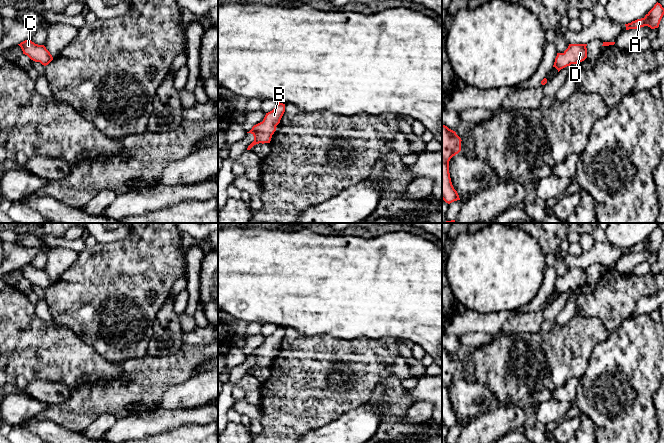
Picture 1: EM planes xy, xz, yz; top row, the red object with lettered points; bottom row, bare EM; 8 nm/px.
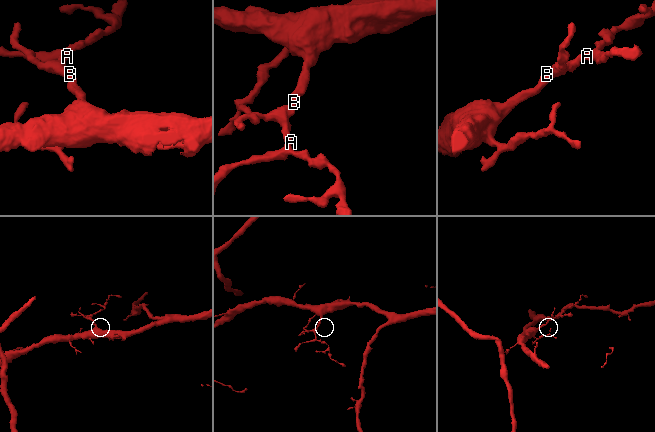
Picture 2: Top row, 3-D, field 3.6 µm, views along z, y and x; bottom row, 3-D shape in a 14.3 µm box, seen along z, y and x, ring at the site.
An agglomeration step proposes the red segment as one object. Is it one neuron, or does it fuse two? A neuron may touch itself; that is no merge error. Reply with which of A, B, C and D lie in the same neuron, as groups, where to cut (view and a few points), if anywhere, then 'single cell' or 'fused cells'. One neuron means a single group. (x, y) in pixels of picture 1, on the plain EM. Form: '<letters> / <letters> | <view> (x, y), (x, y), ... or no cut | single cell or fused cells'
A B C D | no cut | single cell

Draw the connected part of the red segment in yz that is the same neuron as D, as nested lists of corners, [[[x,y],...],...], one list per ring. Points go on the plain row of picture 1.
[[[569,268],[563,277],[557,277],[553,291],[558,296],[571,288],[577,288],[587,282],[587,268]]]

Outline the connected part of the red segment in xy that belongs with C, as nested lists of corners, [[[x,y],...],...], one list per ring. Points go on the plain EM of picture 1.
[[[30,263],[25,264],[18,268],[23,278],[27,279],[31,284],[40,286],[42,289],[48,289],[53,281],[44,269],[38,269],[32,266]]]

